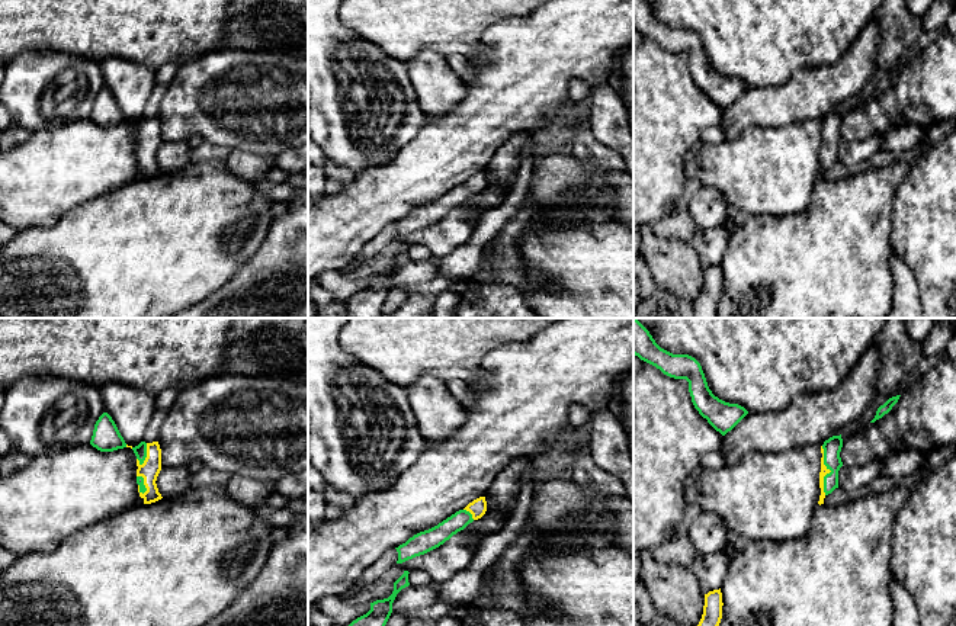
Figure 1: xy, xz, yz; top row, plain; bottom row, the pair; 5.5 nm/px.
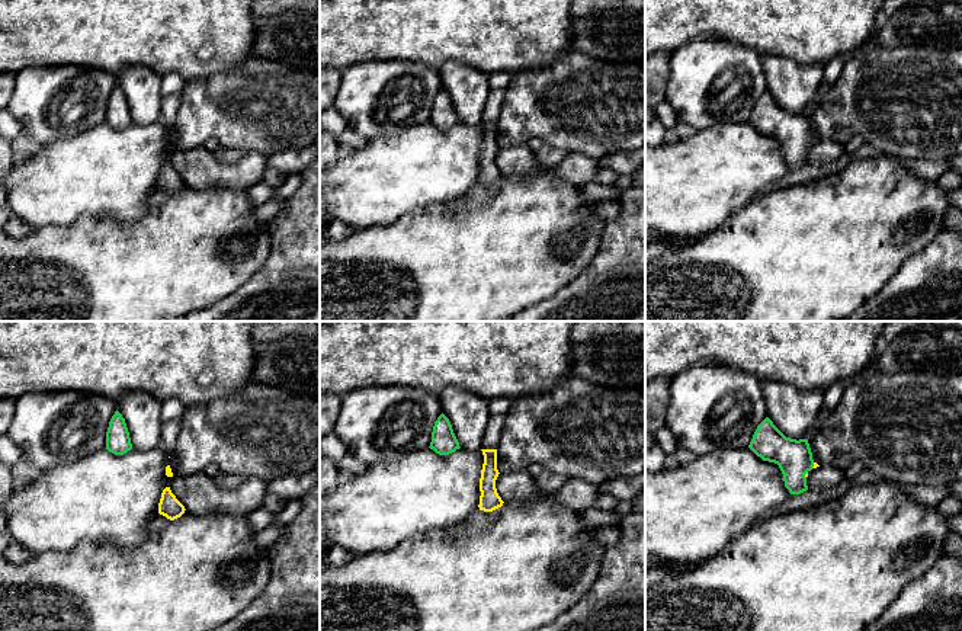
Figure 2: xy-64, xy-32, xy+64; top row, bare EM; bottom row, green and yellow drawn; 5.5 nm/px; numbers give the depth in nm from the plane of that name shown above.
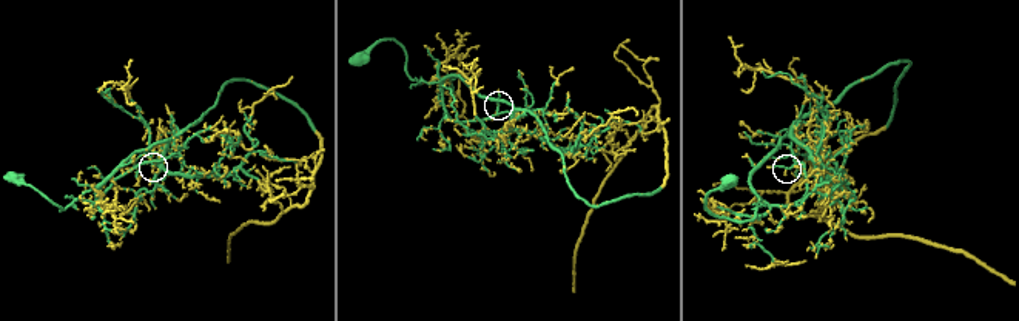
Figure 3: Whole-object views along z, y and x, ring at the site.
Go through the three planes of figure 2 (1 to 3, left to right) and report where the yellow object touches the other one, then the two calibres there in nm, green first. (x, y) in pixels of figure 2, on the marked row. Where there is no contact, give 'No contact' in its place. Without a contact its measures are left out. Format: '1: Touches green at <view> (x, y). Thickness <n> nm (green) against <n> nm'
1: No contact
2: No contact
3: Touches green at xy+64 (813, 465). Thickness 190 nm (green) against 20 nm

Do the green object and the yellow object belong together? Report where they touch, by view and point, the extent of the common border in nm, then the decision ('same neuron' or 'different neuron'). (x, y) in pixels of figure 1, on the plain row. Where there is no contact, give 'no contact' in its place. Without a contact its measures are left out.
yz (830, 144) | 280 nm | same neuron

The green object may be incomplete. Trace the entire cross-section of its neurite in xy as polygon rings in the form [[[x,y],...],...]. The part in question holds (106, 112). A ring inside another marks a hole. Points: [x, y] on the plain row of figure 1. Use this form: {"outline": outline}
{"outline": [[[103,87],[96,96],[90,119],[100,126],[126,122],[123,112],[108,87]]]}

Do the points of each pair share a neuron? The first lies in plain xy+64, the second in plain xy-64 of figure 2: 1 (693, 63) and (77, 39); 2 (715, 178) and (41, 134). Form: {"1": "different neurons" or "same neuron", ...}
{"1": "different neurons", "2": "different neurons"}

